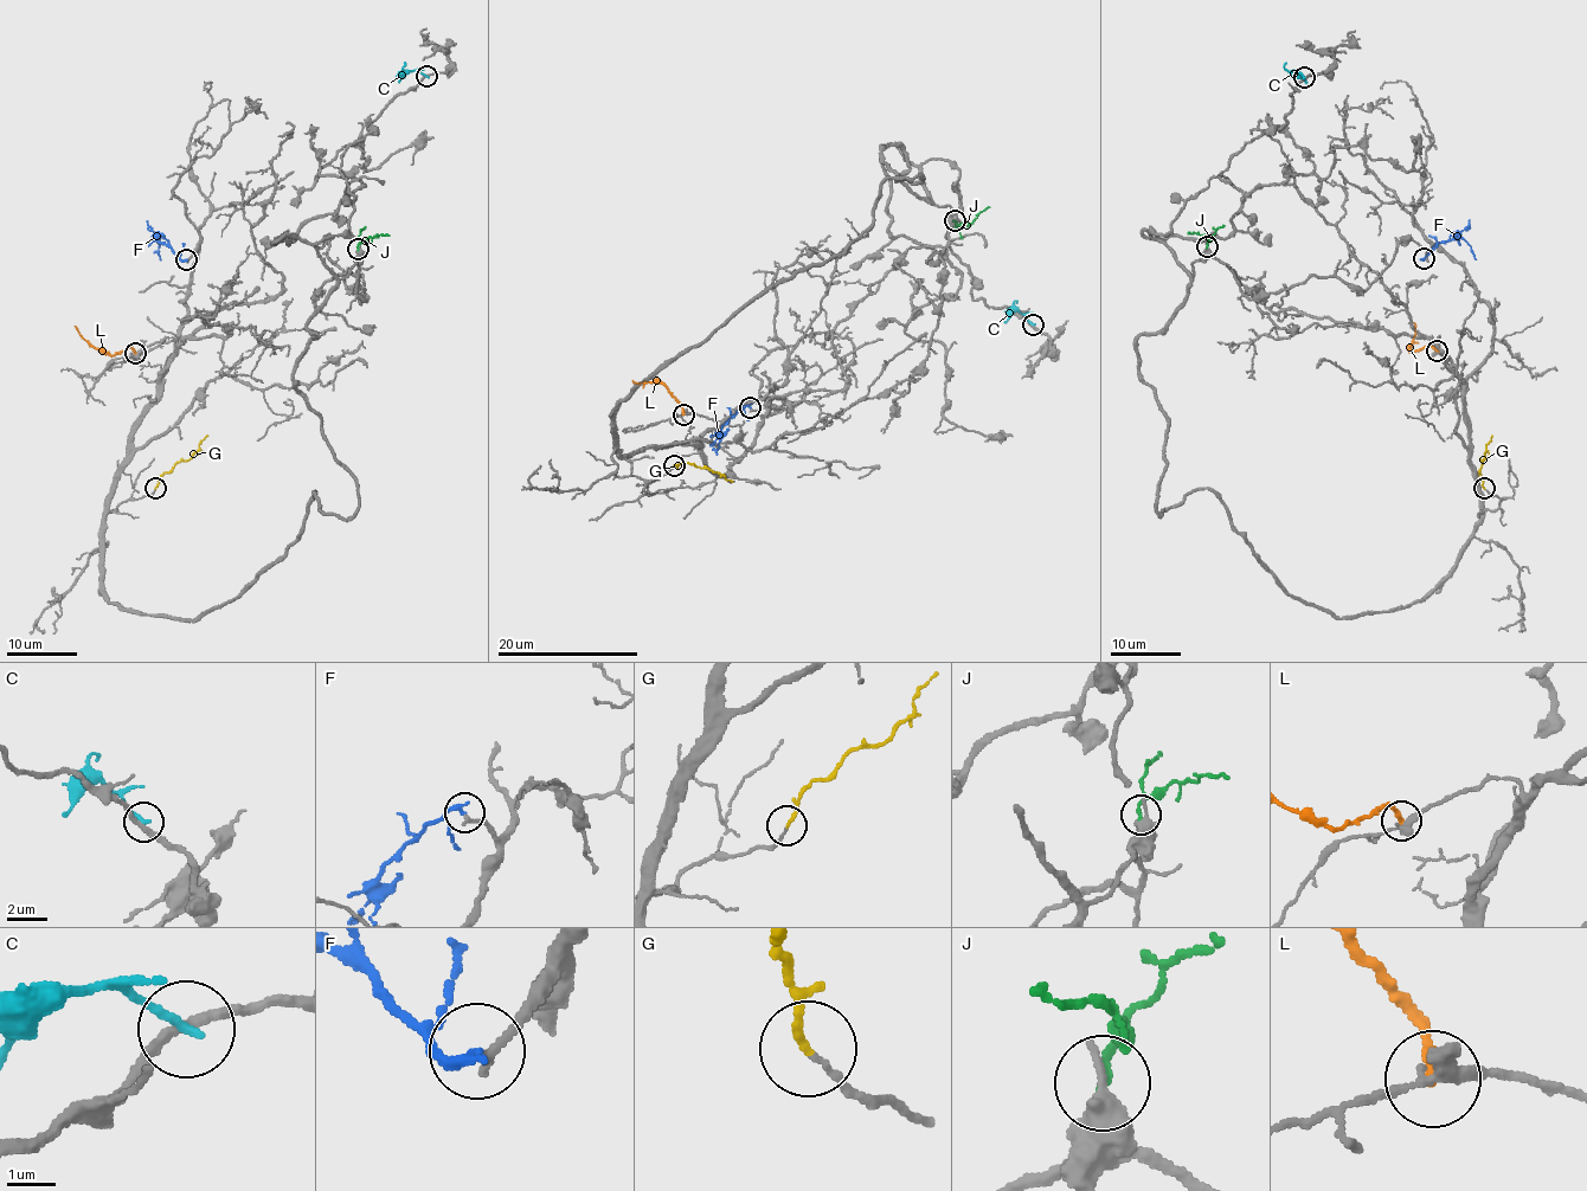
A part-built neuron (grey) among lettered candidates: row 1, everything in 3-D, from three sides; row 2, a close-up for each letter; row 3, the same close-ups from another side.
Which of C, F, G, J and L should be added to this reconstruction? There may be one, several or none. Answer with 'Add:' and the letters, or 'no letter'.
Add: F, G

